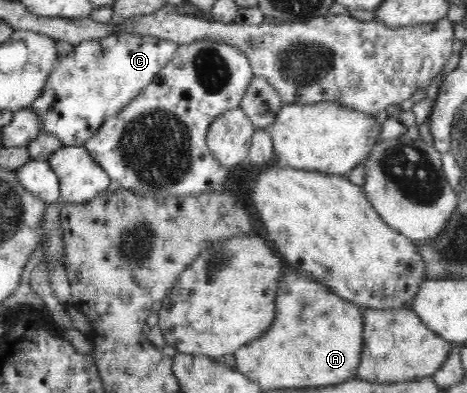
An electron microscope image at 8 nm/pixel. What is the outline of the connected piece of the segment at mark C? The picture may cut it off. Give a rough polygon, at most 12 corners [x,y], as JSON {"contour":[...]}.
{"contour":[[114,34],[60,56],[29,106],[83,146],[179,44]]}

